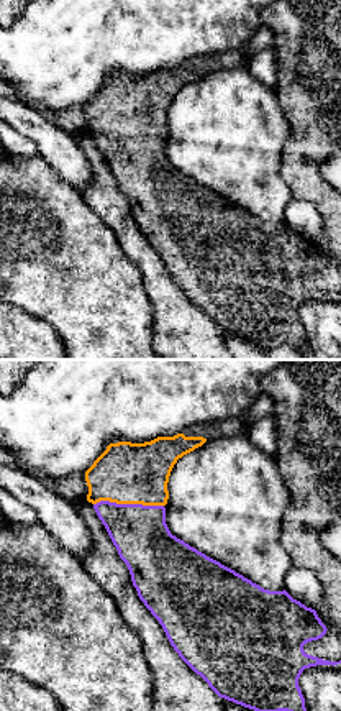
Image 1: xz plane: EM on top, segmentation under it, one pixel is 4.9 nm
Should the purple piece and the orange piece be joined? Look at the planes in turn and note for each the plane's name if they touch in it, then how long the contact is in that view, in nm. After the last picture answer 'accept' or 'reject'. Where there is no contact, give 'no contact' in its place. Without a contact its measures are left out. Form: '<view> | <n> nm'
xz | 340 nm

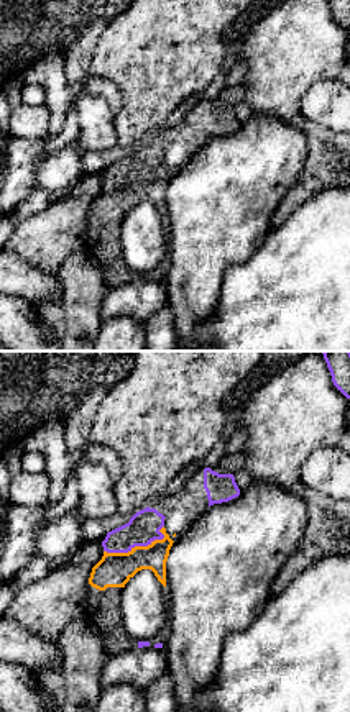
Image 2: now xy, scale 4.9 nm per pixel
xy | 320 nm

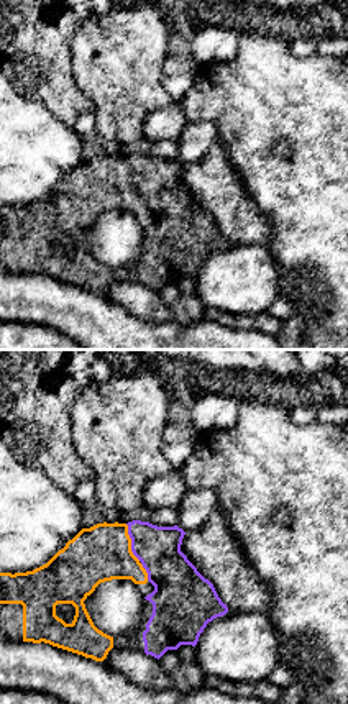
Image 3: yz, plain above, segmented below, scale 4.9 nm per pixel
yz | 200 nm

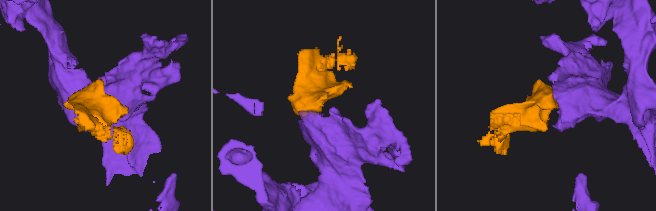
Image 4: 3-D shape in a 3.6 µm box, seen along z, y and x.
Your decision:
accept

